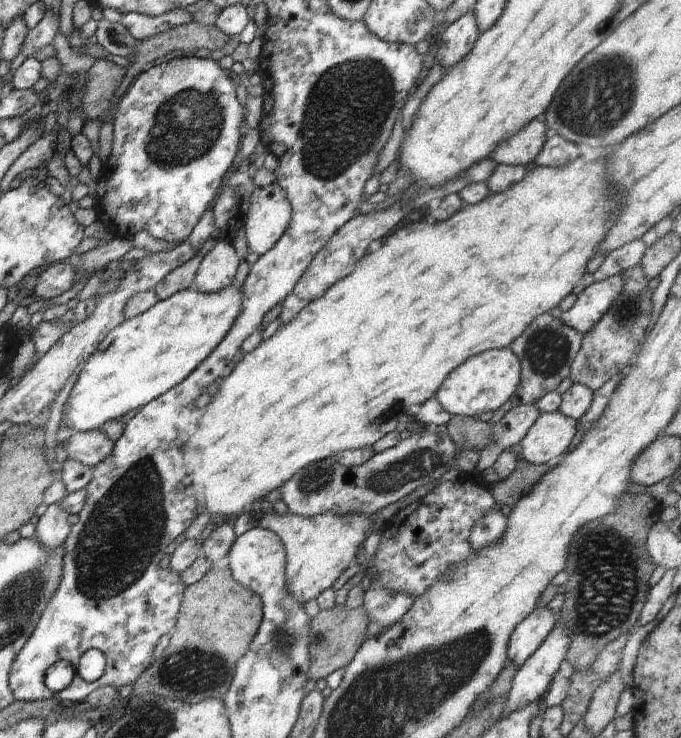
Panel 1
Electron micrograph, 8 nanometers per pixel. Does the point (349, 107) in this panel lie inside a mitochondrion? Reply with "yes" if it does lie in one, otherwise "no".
yes

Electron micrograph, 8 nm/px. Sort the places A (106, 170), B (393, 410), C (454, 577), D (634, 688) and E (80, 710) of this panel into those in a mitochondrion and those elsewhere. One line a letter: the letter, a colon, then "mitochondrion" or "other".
A: other
B: mitochondrion
C: mitochondrion
D: other
E: other

